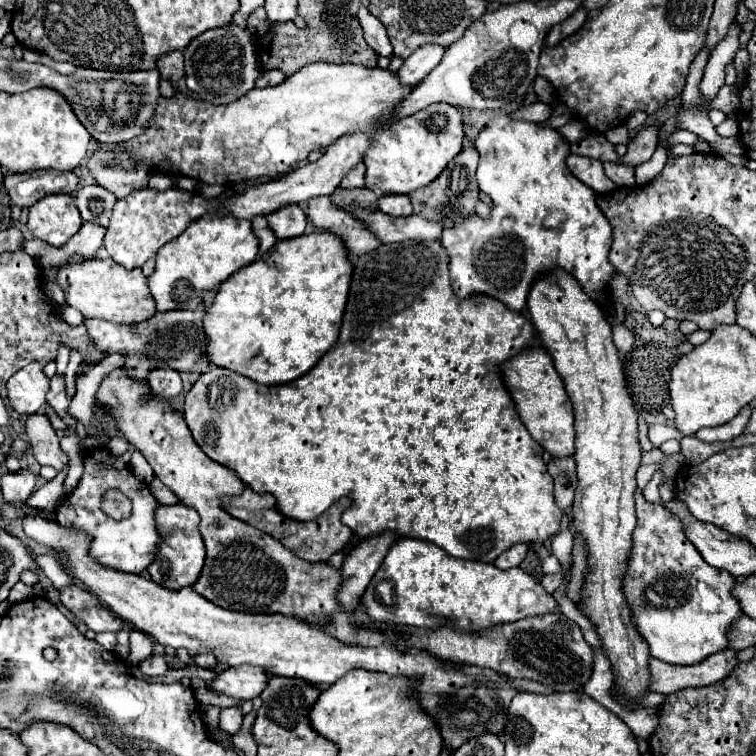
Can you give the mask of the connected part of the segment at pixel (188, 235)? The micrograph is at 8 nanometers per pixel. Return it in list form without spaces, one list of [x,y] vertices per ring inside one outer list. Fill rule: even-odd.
[[[205,215],[159,249],[155,271],[149,275],[155,309],[197,309],[205,293],[213,293],[223,279],[253,263],[257,253],[259,241],[251,231],[251,221],[235,219],[231,215]]]

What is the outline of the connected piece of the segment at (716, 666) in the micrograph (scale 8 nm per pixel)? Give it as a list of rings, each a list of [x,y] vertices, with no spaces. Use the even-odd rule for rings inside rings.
[[[723,649],[695,665],[671,665],[659,659],[649,659],[649,691],[675,693],[687,687],[711,685],[725,679],[737,665],[737,651]]]

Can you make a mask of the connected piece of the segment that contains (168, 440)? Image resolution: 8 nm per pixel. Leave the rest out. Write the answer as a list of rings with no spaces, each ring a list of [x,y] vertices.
[[[123,369],[111,371],[103,377],[95,393],[95,405],[107,409],[107,415],[115,421],[123,437],[143,453],[155,475],[181,499],[181,503],[199,513],[199,531],[207,547],[205,567],[199,581],[193,585],[199,595],[231,611],[295,615],[309,625],[319,625],[317,619],[325,613],[331,617],[331,623],[325,623],[323,627],[345,643],[377,647],[385,641],[383,633],[363,627],[367,623],[383,625],[371,621],[363,605],[359,605],[355,613],[339,609],[335,599],[341,583],[339,569],[333,569],[327,563],[313,565],[299,559],[267,533],[251,525],[243,525],[243,521],[237,521],[221,509],[219,495],[239,495],[245,487],[239,479],[235,479],[237,475],[231,473],[231,469],[213,463],[195,445],[181,411],[173,409],[165,401],[159,401],[145,381],[129,377]]]

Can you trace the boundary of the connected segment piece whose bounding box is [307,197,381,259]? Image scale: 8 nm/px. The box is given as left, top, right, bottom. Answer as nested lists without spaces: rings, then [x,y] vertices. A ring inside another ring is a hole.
[[[329,197],[311,199],[307,217],[309,217],[313,229],[329,229],[329,231],[337,233],[345,241],[351,259],[359,257],[367,251],[373,251],[381,245],[379,239],[375,235],[371,235],[371,231],[355,215],[335,207]]]

